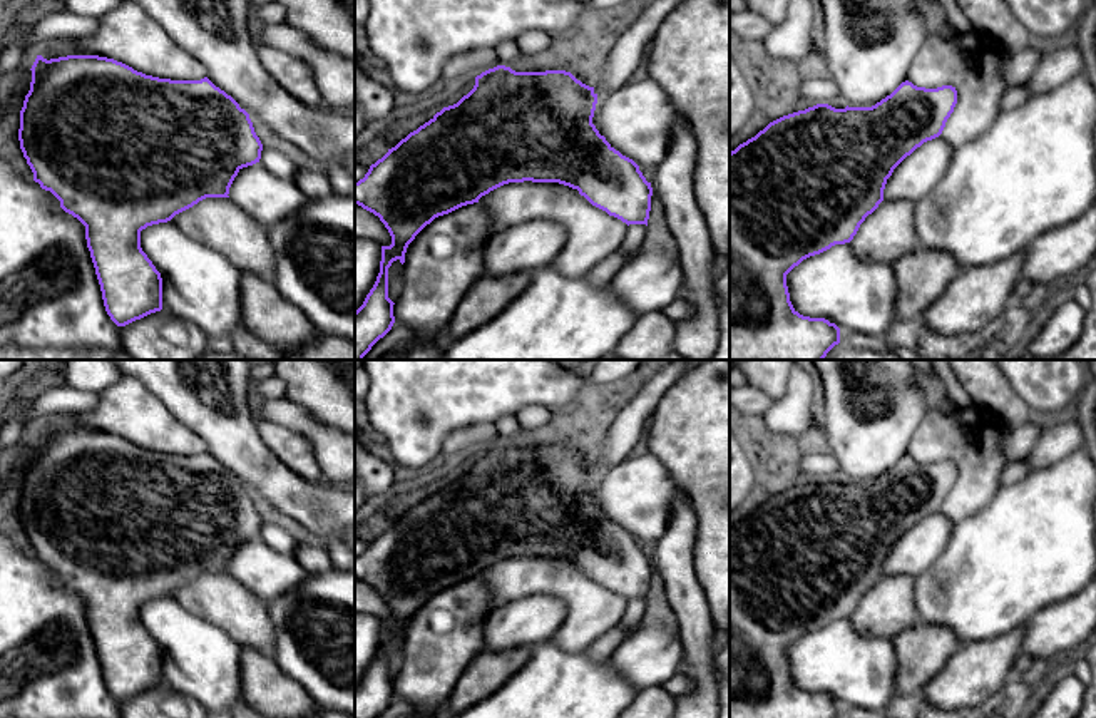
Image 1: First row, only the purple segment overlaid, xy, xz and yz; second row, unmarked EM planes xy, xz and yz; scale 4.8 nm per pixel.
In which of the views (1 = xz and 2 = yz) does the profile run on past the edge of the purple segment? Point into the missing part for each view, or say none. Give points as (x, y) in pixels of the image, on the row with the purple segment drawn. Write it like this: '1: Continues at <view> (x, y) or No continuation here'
1: No continuation here
2: No continuation here

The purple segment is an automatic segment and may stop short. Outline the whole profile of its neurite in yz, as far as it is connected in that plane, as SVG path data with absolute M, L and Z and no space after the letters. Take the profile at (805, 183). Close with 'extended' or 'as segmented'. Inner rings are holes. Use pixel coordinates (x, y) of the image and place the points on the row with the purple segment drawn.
M905 80L872 107L847 105L845 109L835 109L828 104L817 104L805 110L783 115L730 152L730 360L823 360L840 343L840 328L835 323L825 318L803 316L793 308L786 274L803 259L853 239L865 218L883 201L883 189L894 169L924 142L942 134L955 104L957 90L952 85L925 89Z; as segmented

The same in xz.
M497 65L489 69L475 77L474 89L463 95L457 104L443 107L437 112L428 122L420 126L417 131L410 132L405 139L402 139L395 147L388 149L388 152L378 159L375 164L370 166L368 172L363 179L355 182L355 204L361 206L363 209L373 213L380 218L392 236L390 246L382 246L382 261L380 261L380 273L370 293L366 295L363 305L355 311L355 360L363 360L363 356L371 350L371 346L383 338L393 326L393 301L388 298L388 268L393 261L405 263L405 253L408 244L415 239L415 236L430 224L435 218L448 214L462 206L479 203L479 199L490 191L509 184L509 182L559 182L577 189L581 196L584 196L592 206L606 211L609 216L621 219L622 223L629 224L646 224L649 219L651 211L651 196L653 187L651 182L646 181L639 166L616 151L604 136L599 134L596 126L592 124L594 110L597 104L597 94L594 87L589 87L577 80L571 72L566 70L545 70L545 72L515 72L510 67Z; as segmented

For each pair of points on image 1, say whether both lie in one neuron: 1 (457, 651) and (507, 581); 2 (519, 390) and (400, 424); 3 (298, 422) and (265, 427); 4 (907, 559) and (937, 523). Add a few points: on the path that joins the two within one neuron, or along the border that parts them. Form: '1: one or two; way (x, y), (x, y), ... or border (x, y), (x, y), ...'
1: two; border (477, 578), (484, 583), (492, 608)
2: one; way (489, 390), (434, 390), (430, 394)
3: two; border (265, 417), (300, 432), (315, 449)
4: one; way (916, 551), (934, 531)

